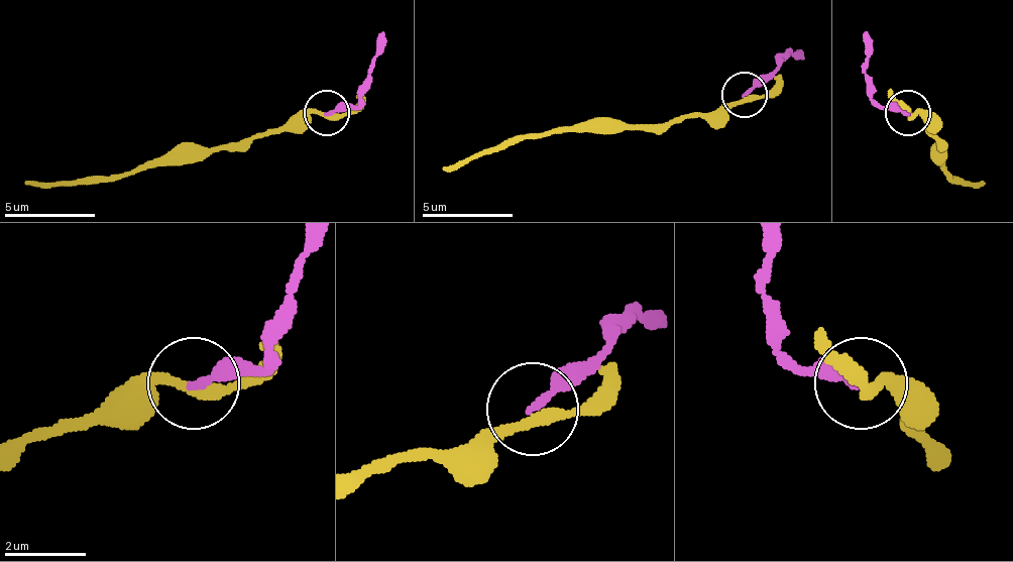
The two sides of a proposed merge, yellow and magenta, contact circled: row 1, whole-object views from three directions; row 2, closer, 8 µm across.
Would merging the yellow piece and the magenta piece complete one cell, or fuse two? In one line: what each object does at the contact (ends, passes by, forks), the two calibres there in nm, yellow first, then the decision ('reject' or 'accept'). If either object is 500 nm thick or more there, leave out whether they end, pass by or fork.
yellow passes by | magenta ends | 260/240 nm | reject

